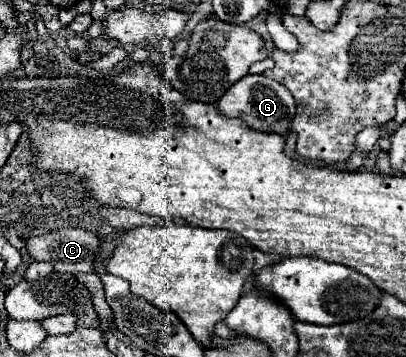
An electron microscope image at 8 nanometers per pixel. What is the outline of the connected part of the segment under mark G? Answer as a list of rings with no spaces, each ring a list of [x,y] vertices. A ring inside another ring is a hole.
[[[248,74],[242,80],[238,80],[238,84],[234,84],[234,88],[230,88],[230,92],[222,96],[222,100],[218,100],[216,108],[220,114],[228,118],[242,118],[242,122],[246,122],[250,128],[258,132],[278,134],[278,136],[286,136],[290,132],[292,120],[296,116],[296,102],[292,94],[280,82],[264,74],[260,76]]]

